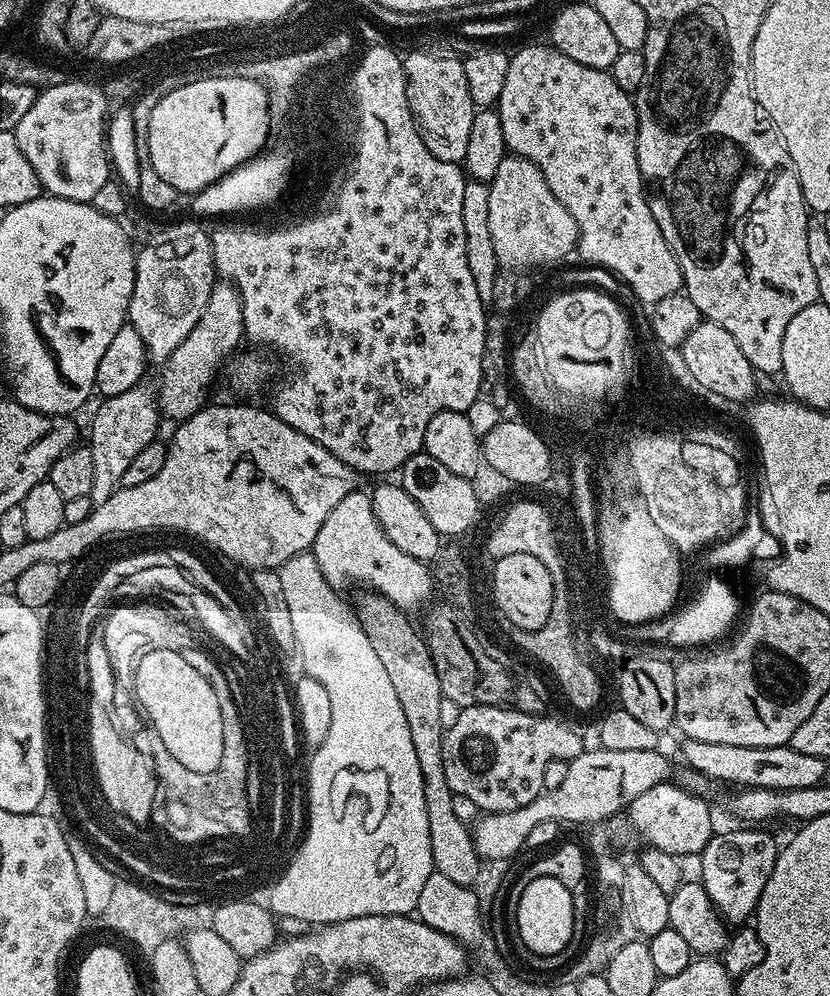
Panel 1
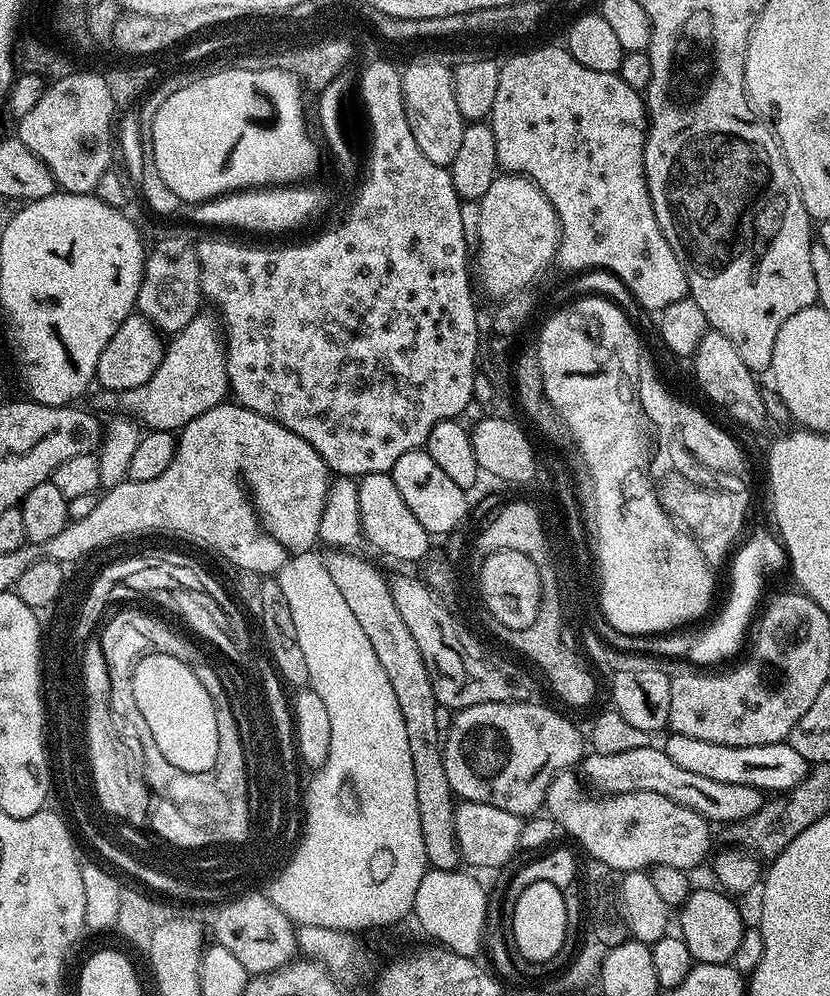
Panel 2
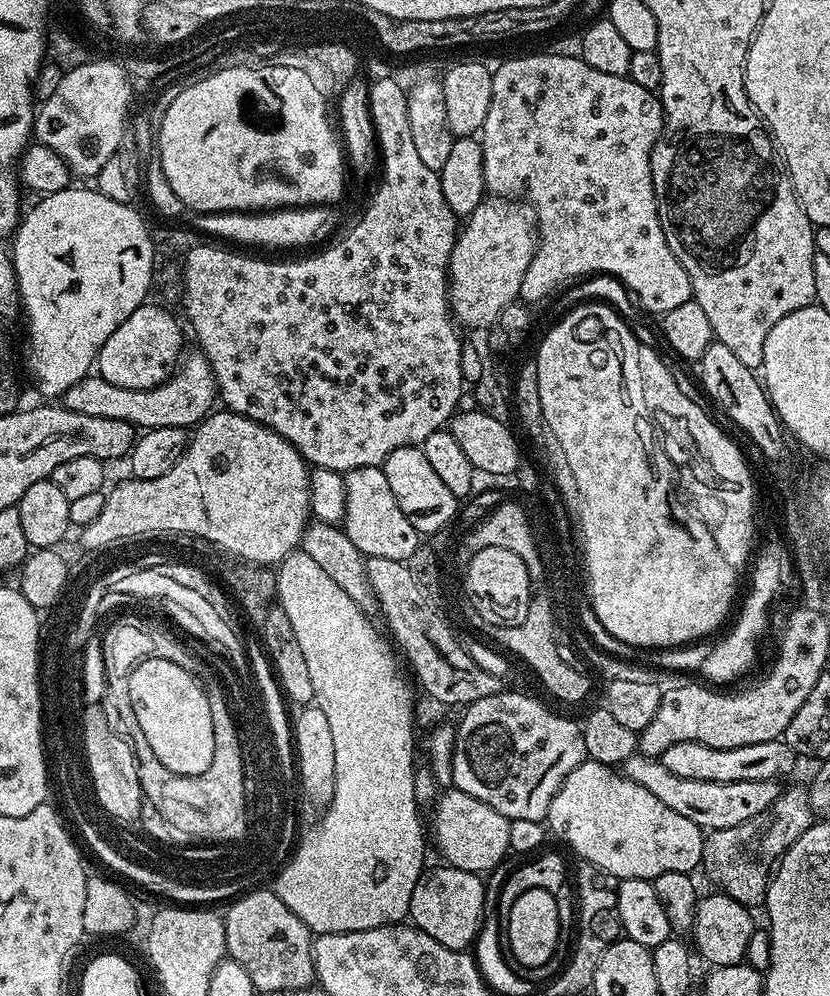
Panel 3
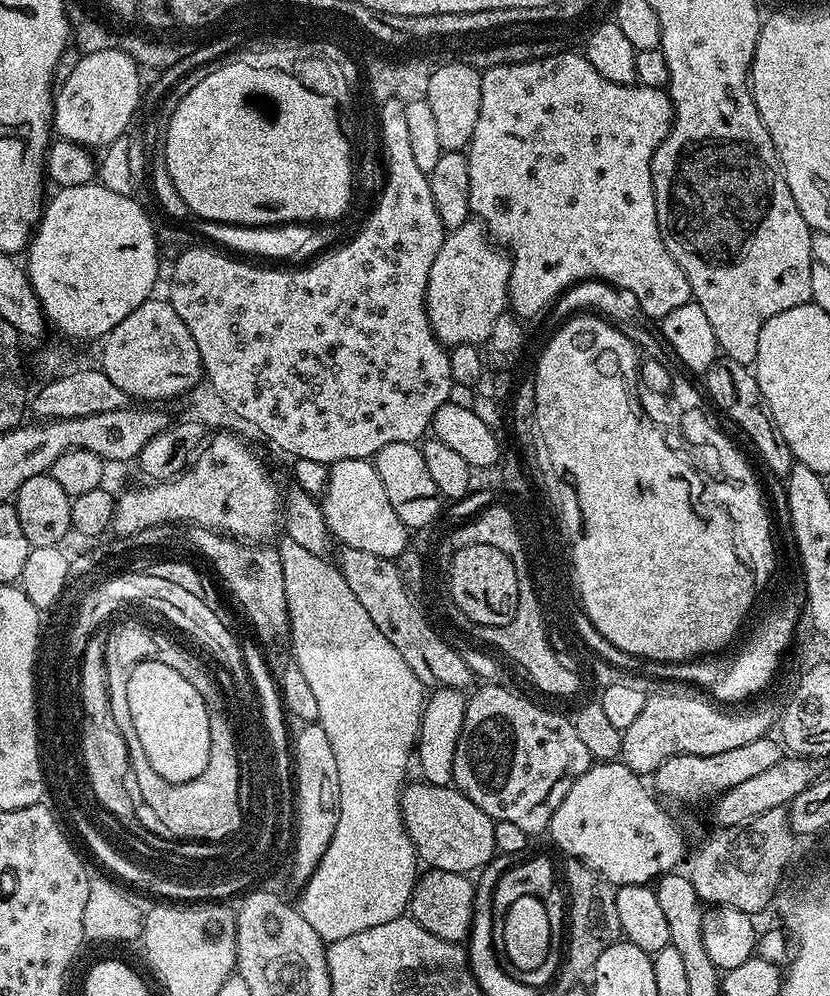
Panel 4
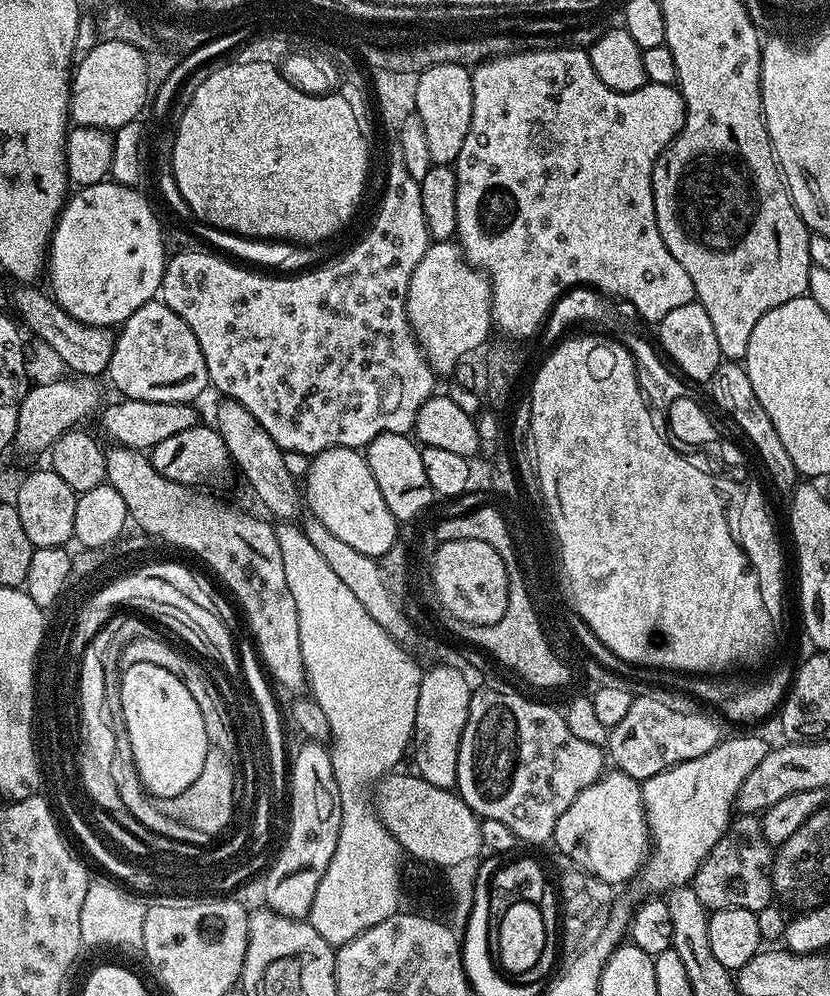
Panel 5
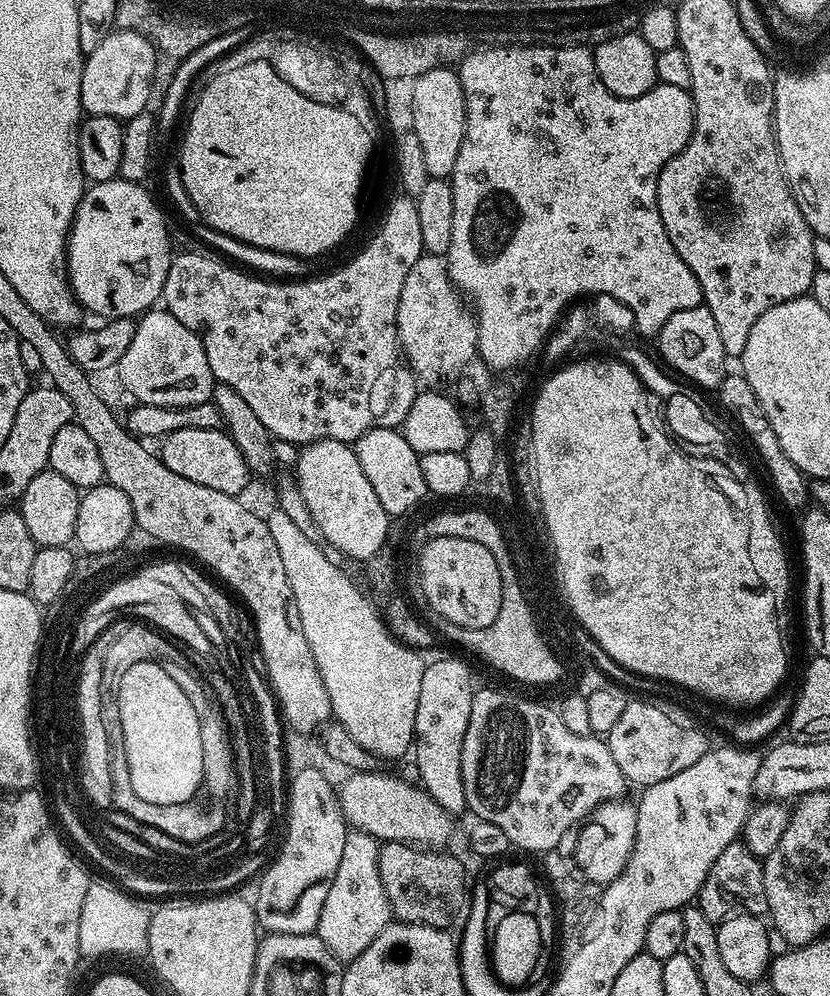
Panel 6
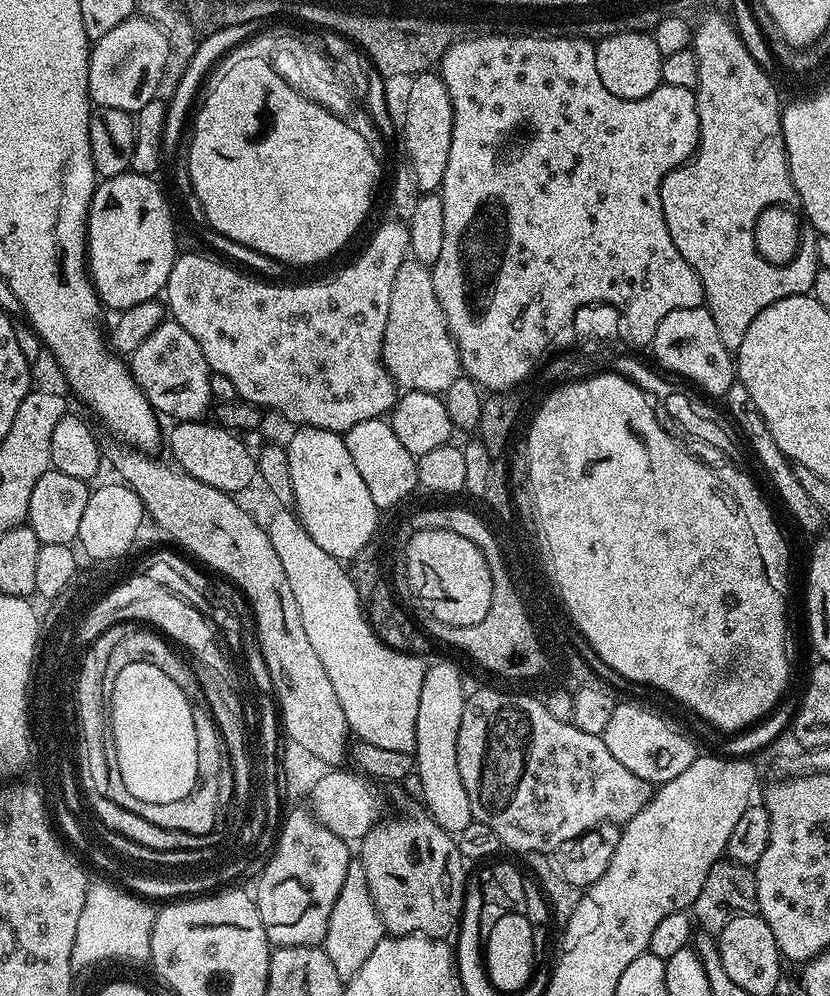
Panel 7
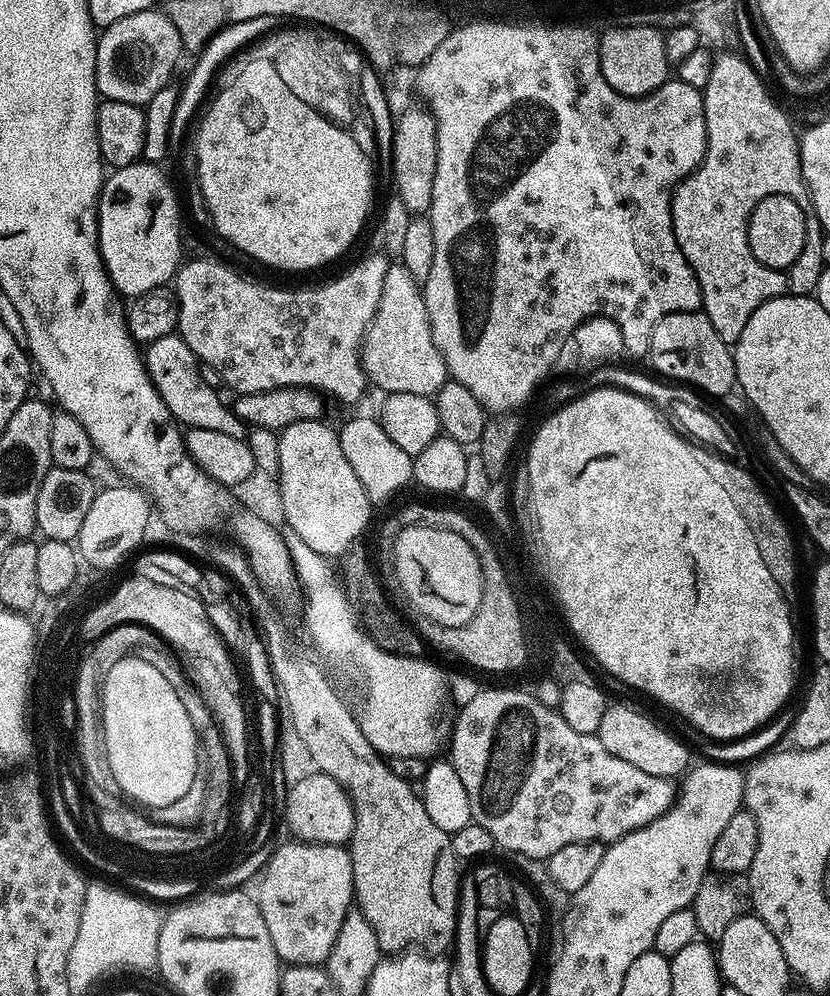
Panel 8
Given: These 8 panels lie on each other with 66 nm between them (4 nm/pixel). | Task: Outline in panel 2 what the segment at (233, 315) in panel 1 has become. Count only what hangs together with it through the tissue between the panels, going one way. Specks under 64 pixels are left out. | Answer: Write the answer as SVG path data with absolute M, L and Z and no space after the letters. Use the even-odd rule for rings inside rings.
M201 314L196 316L184 327L183 332L177 332L167 341L166 351L158 370L142 386L125 392L97 391L96 404L100 408L116 408L123 415L139 422L145 429L154 432L171 432L185 428L198 414L206 414L206 410L214 410L214 406L225 403L229 395L228 371L226 370L226 354L224 353L226 341L218 327L215 315Z

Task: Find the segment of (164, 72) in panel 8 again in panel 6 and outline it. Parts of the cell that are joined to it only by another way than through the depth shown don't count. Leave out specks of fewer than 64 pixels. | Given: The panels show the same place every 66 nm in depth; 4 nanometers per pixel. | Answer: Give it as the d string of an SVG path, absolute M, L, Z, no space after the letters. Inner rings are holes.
M112 30L93 52L87 53L82 70L81 109L88 116L109 116L121 122L145 111L152 77L157 74L158 51L142 33Z

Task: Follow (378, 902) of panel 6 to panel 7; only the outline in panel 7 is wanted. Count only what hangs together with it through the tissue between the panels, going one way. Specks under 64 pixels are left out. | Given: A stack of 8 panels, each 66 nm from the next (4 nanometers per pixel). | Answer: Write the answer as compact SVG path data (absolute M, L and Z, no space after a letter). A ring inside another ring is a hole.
M352 862L346 870L346 878L342 884L341 893L334 902L333 913L330 914L329 928L326 930L322 949L334 964L339 976L350 978L362 970L362 962L370 958L374 946L386 935L384 924L380 921L378 910L371 900L370 890L367 888L366 874L359 862Z

